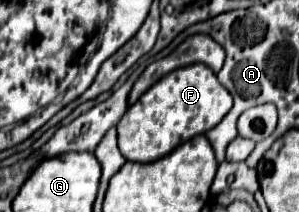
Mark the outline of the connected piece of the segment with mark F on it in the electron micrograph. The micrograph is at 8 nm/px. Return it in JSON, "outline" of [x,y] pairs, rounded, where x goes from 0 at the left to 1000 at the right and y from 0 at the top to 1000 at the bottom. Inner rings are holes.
{"outline":[[[662,297],[662,307],[629,307],[629,316],[609,316],[609,325],[589,325],[589,335],[562,344],[555,363],[542,363],[528,392],[515,392],[455,476],[455,495],[441,495],[415,533],[415,552],[395,580],[395,684],[401,684],[401,712],[408,712],[408,731],[428,759],[508,769],[508,759],[542,750],[548,731],[562,731],[582,693],[635,665],[656,637],[682,637],[689,618],[722,599],[749,561],[749,542],[769,524],[769,505],[776,505],[776,458],[736,401],[736,382],[722,373],[722,354],[709,344],[702,316]]]}

